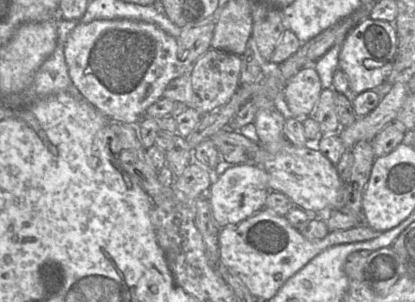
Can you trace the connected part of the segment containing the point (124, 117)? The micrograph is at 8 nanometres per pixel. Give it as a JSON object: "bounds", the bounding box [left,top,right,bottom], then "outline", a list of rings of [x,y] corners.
{"bounds":[64,19,191,125],"outline":[[[128,19],[94,20],[79,23],[71,31],[65,43],[64,56],[72,84],[89,104],[110,121],[138,125],[147,108],[163,97],[168,83],[191,72],[191,67],[178,59],[177,48],[176,38],[156,24]]]}

